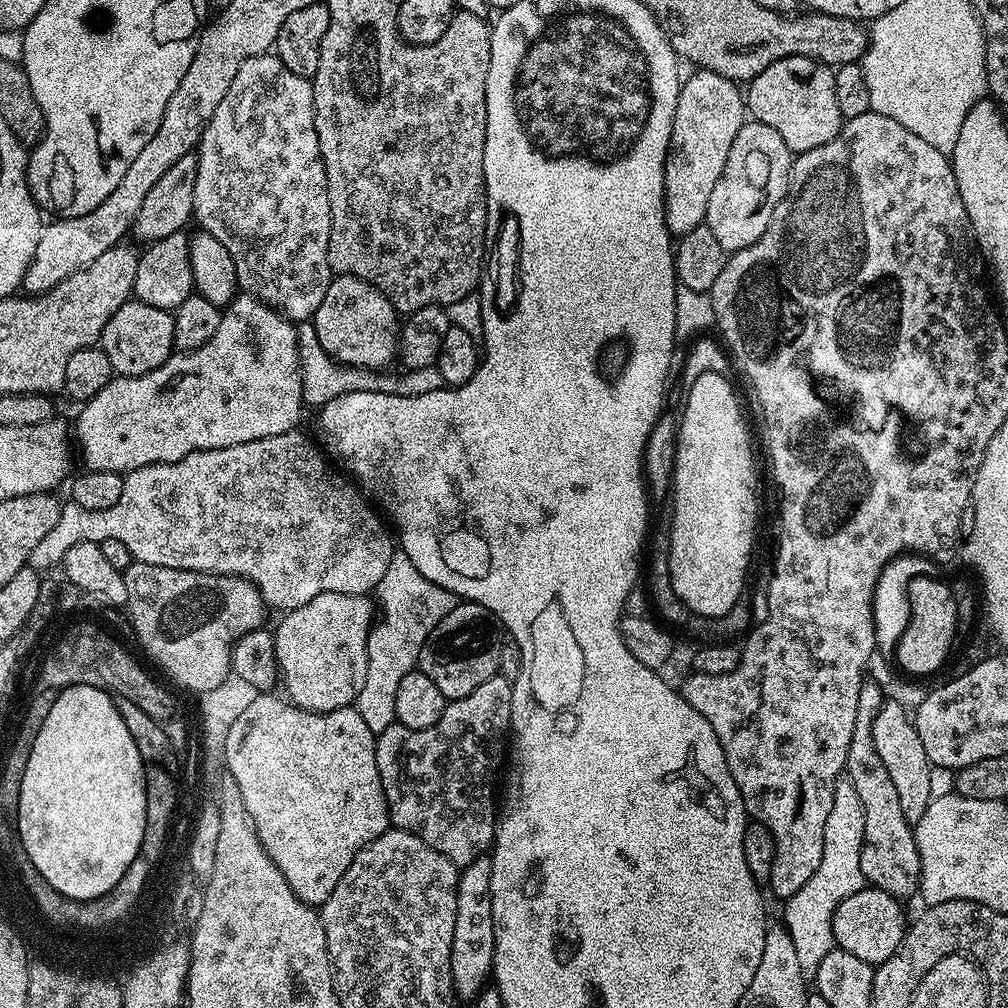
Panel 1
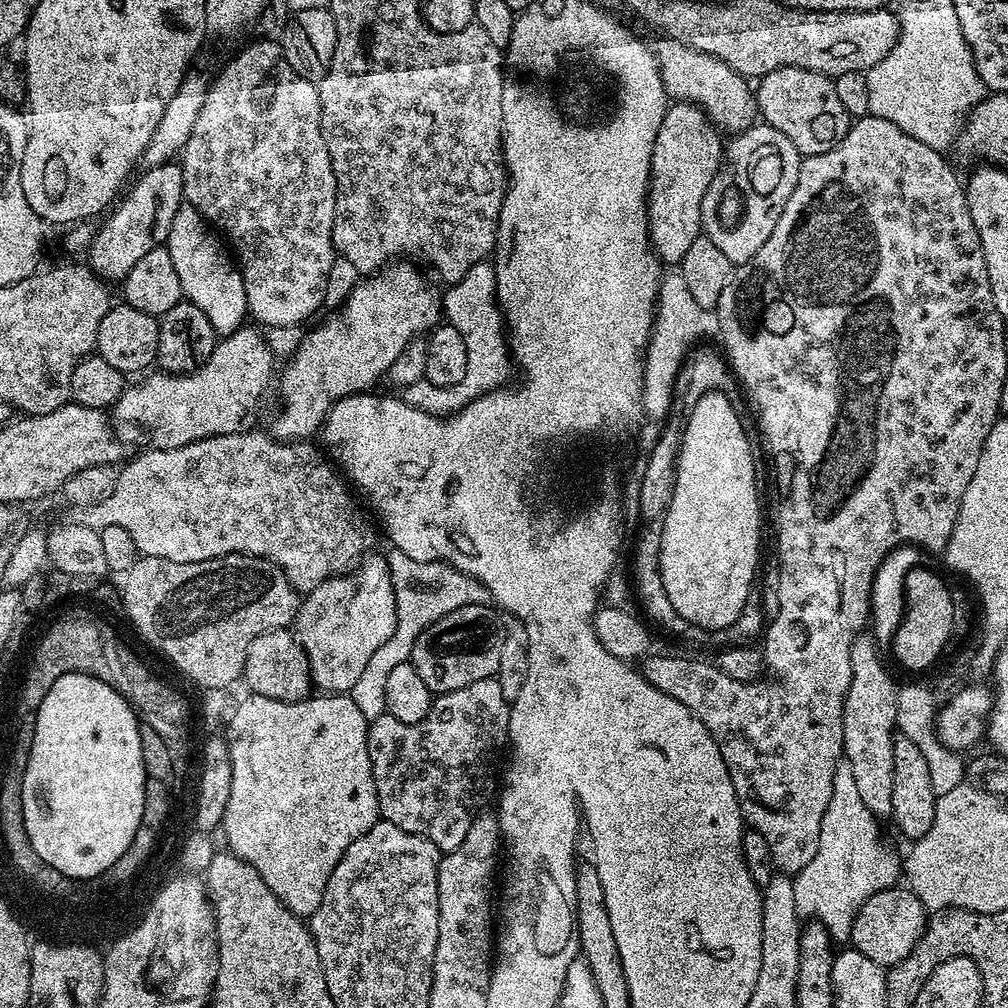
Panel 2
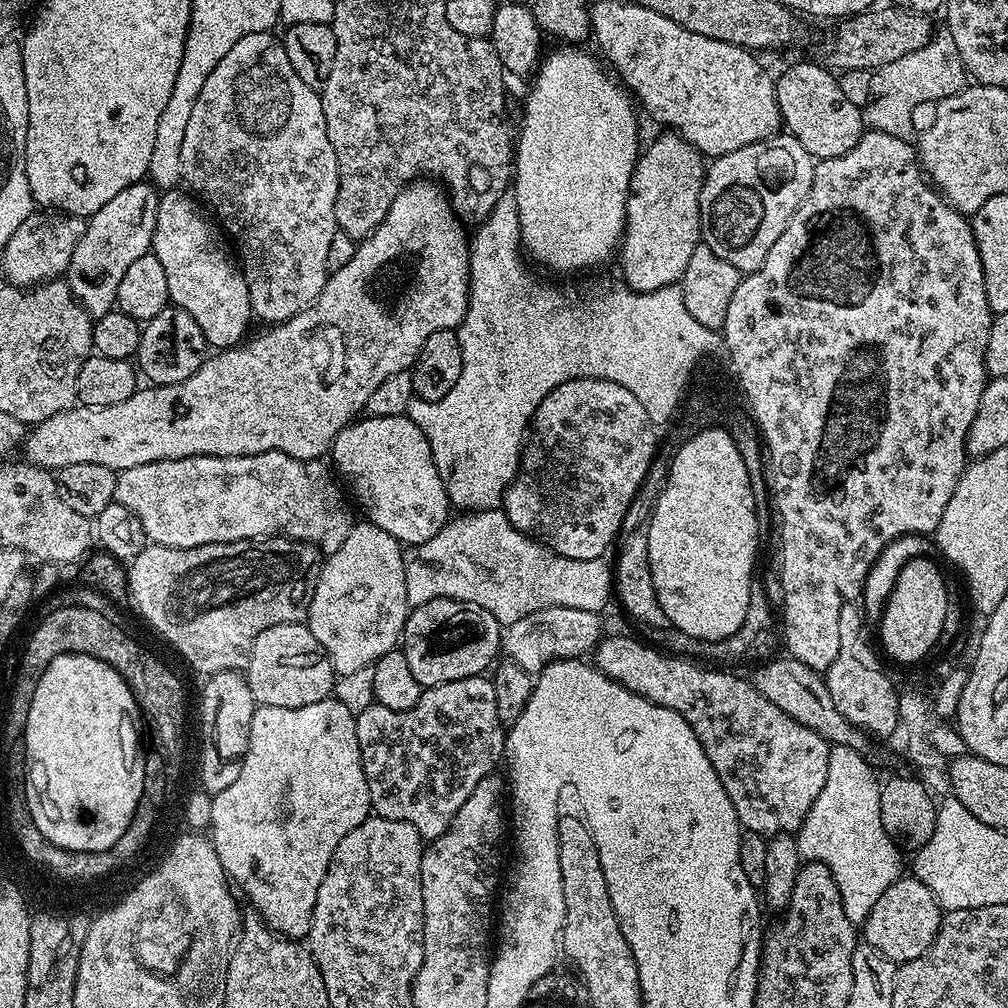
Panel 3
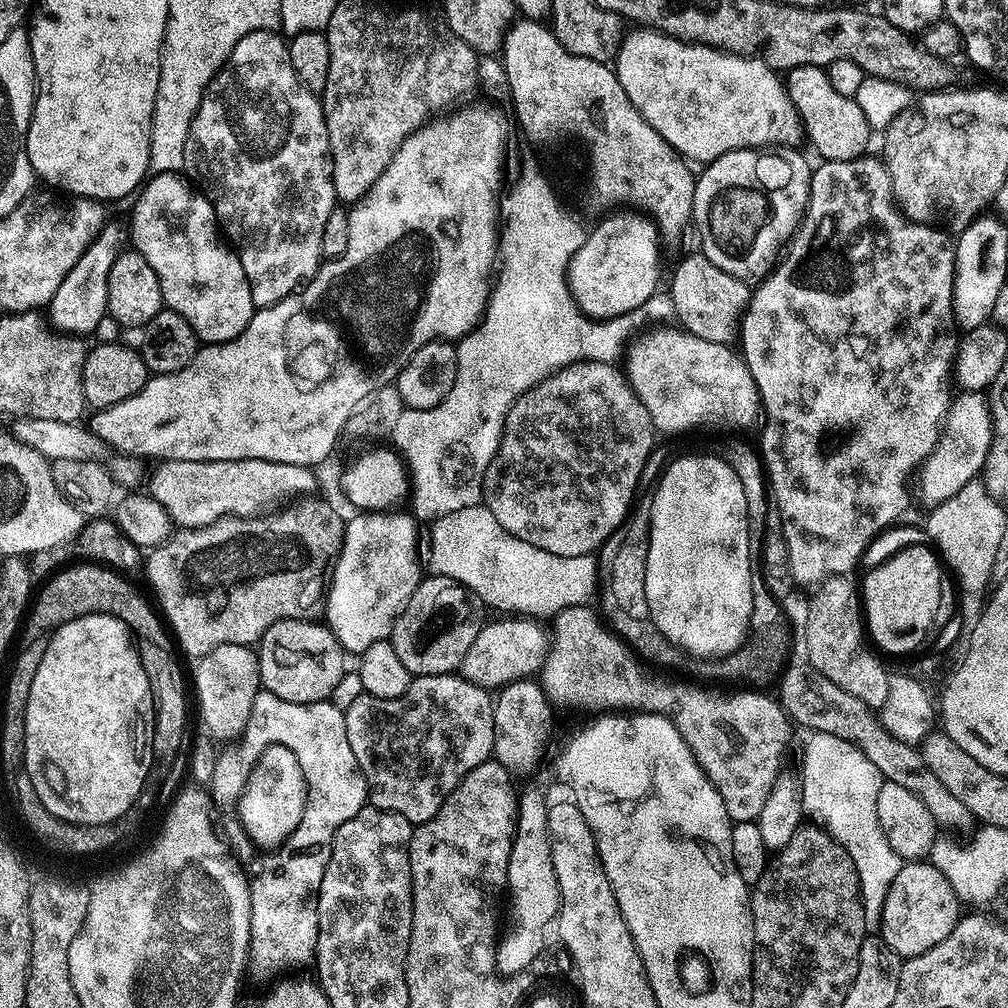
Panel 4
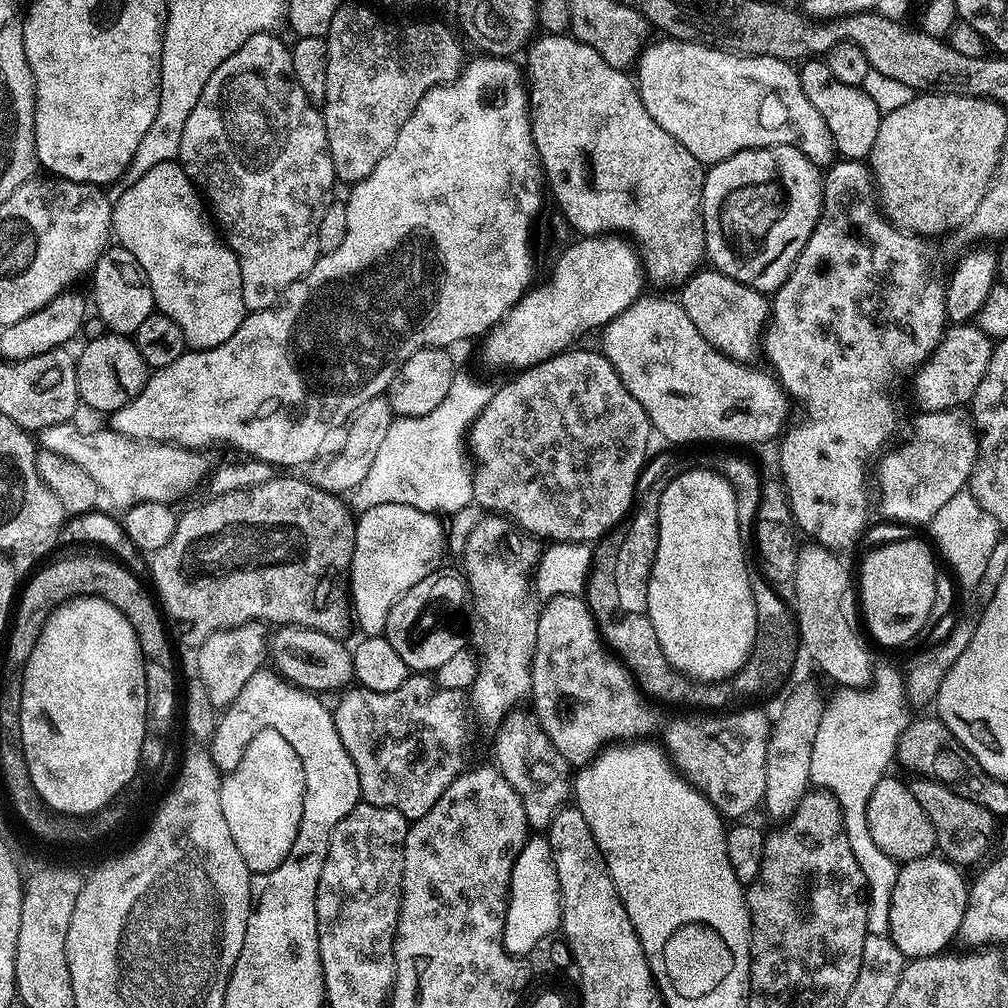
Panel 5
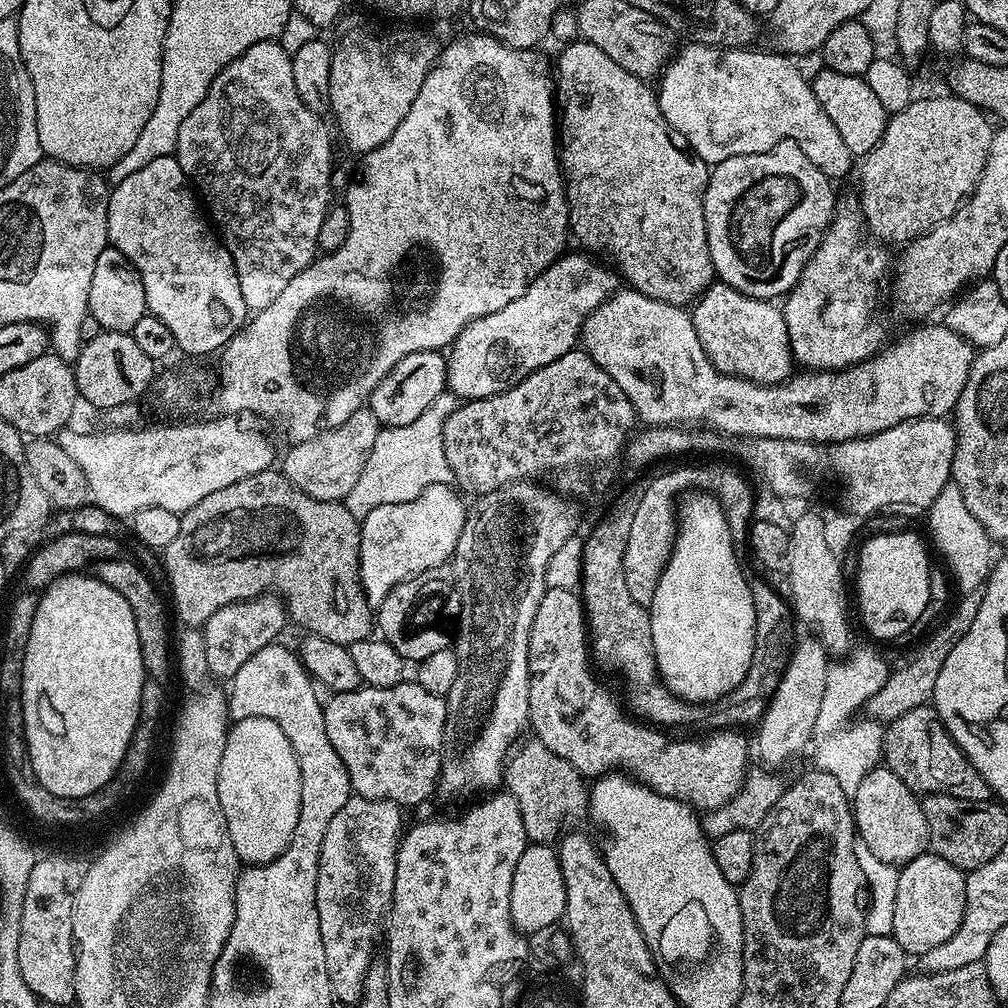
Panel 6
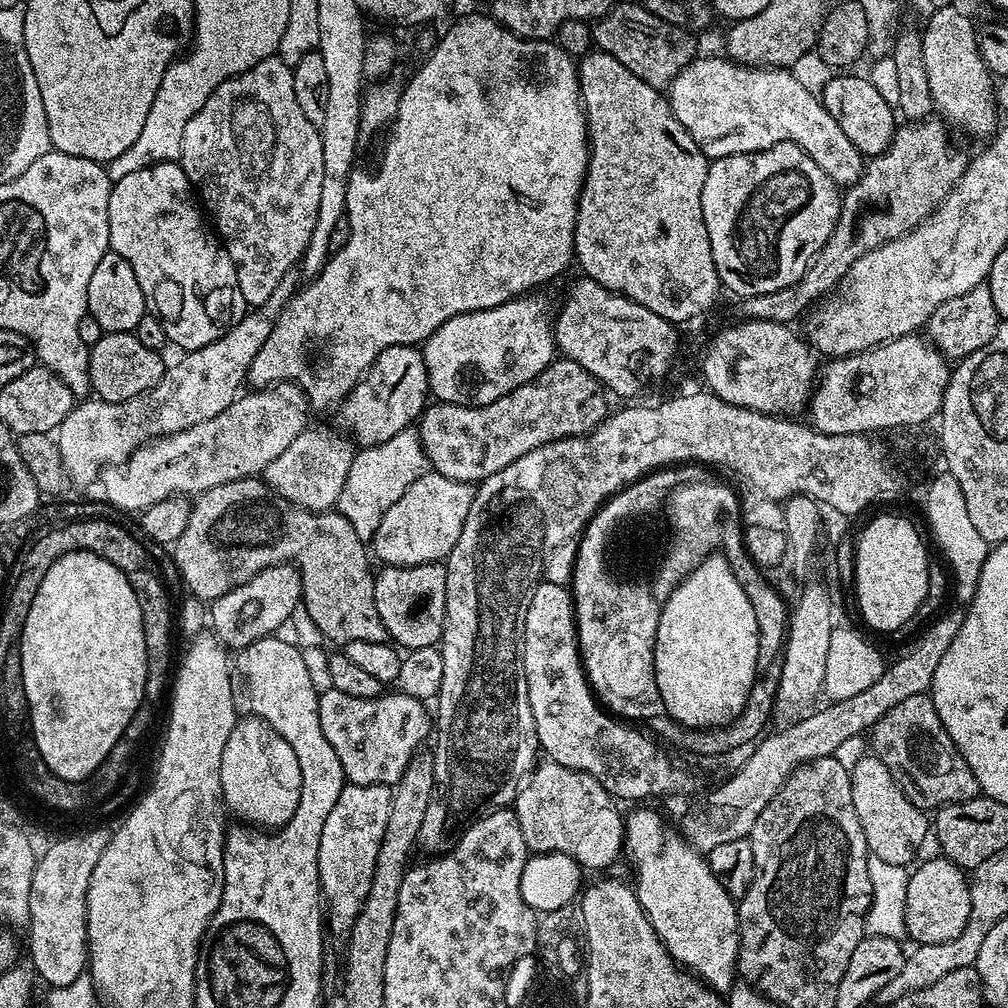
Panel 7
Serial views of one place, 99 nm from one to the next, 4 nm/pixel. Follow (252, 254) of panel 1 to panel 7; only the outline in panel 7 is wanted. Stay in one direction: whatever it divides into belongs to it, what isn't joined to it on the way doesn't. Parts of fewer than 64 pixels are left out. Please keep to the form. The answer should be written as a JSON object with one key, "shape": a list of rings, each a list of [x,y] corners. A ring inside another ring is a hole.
{"shape":[[[279,58],[263,60],[250,70],[239,72],[237,76],[231,76],[229,80],[223,80],[214,90],[214,94],[210,94],[210,98],[206,98],[202,110],[198,110],[198,114],[194,114],[194,118],[190,118],[190,122],[186,122],[186,130],[182,133],[182,146],[180,147],[178,163],[180,169],[186,174],[189,185],[193,189],[196,187],[196,192],[200,195],[201,201],[199,200],[199,203],[202,205],[203,211],[208,213],[216,208],[217,229],[215,228],[215,231],[234,262],[236,273],[238,274],[238,286],[242,290],[242,298],[245,305],[259,306],[266,303],[270,298],[270,294],[274,294],[274,290],[278,290],[278,282],[282,282],[285,274],[297,267],[295,264],[299,262],[300,255],[304,251],[306,253],[309,251],[311,232],[314,230],[315,222],[318,218],[318,202],[322,189],[322,146],[319,127],[312,124],[310,118],[306,118],[306,114],[302,114],[302,106],[298,106],[298,97],[294,95],[292,68],[284,64]]]}

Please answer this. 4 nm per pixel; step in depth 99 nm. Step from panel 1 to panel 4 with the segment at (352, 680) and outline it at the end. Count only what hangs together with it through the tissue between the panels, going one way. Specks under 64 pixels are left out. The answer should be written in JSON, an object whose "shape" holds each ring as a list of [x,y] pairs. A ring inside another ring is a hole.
{"shape":[[[361,511],[353,520],[349,519],[345,523],[344,544],[331,569],[330,583],[326,588],[326,603],[322,608],[326,626],[336,635],[336,640],[344,647],[345,653],[362,654],[376,642],[389,639],[400,611],[406,606],[422,579],[422,548],[421,545],[420,548],[416,545],[417,521],[411,515],[402,516],[399,512]]]}

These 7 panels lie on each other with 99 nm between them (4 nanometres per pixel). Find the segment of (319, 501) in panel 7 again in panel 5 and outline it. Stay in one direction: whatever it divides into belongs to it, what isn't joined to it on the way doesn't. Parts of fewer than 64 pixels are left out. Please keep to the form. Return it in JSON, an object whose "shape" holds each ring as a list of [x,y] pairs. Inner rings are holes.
{"shape":[[[387,395],[375,396],[370,398],[370,402],[362,402],[362,406],[358,406],[350,423],[343,429],[344,441],[341,442],[340,449],[330,453],[328,457],[325,455],[317,459],[311,465],[310,471],[313,472],[311,475],[314,477],[314,483],[327,492],[351,493],[360,485],[362,478],[370,474],[370,466],[378,455],[378,449],[382,447],[382,441],[385,440],[393,419],[392,404],[388,401]]]}

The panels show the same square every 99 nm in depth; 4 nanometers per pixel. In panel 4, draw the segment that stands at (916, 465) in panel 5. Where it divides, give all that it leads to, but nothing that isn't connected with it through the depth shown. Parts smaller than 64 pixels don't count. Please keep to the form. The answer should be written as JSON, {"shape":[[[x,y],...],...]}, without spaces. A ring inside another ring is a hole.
{"shape":[[[961,391],[952,401],[941,442],[926,464],[929,505],[941,504],[946,498],[958,494],[958,490],[962,490],[966,482],[977,479],[983,473],[984,463],[992,445],[992,436],[989,397],[984,392]]]}

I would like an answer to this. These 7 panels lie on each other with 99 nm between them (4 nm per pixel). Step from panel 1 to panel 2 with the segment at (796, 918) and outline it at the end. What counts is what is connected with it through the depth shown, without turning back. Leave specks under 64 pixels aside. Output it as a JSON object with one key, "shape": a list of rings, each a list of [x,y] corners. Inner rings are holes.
{"shape":[[[846,762],[837,764],[830,806],[826,806],[826,814],[822,814],[818,850],[814,850],[810,863],[795,873],[792,882],[794,906],[801,917],[823,924],[833,941],[851,941],[854,918],[866,898],[874,898],[874,894],[882,890],[897,887],[901,879],[901,857],[896,857],[884,845],[880,837],[880,824],[870,806],[862,802],[850,766]]]}

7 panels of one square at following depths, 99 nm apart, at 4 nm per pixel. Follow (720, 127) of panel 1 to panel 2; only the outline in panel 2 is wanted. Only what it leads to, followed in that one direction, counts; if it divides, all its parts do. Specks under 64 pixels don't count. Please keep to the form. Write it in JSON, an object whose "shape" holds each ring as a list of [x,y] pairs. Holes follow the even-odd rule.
{"shape":[[[683,102],[669,103],[662,118],[662,126],[658,126],[658,138],[654,138],[654,154],[650,158],[652,177],[648,183],[648,234],[652,238],[656,255],[665,265],[679,265],[680,260],[686,258],[686,250],[690,250],[694,238],[702,234],[702,198],[706,198],[706,190],[710,182],[714,182],[714,174],[720,169],[724,159],[726,144],[720,139],[720,129],[708,119],[701,108]]]}

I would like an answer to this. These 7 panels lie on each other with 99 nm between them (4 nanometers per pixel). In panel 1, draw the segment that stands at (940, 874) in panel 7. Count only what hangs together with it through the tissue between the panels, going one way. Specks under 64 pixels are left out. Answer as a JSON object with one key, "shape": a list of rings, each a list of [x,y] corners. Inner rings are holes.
{"shape":[[[865,886],[858,894],[842,898],[838,910],[834,910],[832,929],[836,947],[862,958],[862,962],[873,966],[886,962],[898,950],[906,931],[904,908],[897,897],[886,894],[886,890]]]}

